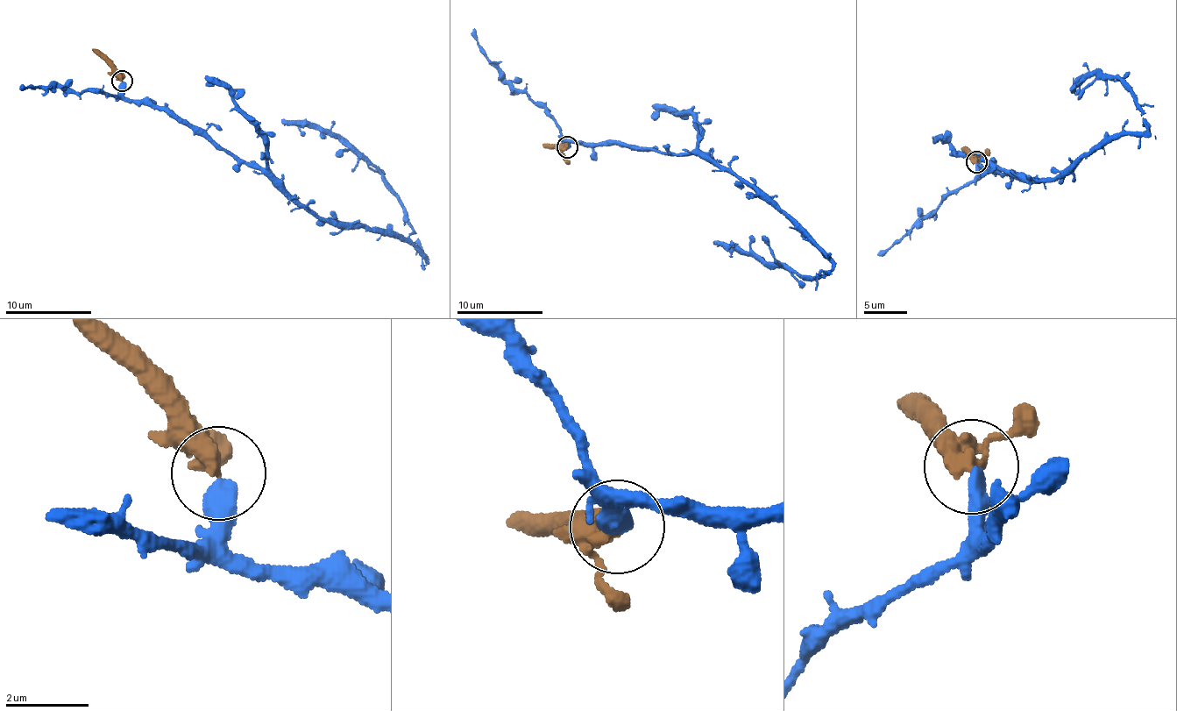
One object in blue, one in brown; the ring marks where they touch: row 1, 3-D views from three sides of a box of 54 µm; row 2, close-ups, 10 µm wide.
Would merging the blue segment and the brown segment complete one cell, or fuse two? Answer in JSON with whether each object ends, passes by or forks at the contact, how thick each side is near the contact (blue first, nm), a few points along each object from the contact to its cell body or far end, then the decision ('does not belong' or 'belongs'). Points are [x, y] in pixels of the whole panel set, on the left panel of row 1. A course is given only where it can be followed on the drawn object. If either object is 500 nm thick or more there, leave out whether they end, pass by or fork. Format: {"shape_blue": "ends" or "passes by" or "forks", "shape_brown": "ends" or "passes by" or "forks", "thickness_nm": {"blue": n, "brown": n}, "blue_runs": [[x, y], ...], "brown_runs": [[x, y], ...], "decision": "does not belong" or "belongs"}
{"shape_blue": "ends", "shape_brown": "ends", "thickness_nm": {"blue": 460, "brown": 460}, "blue_runs": [[123, 81], [124, 97], [200, 127], [320, 216], [424, 256], [394, 191], [351, 147], [281, 118]], "brown_runs": [[123, 81], [93, 50]], "decision": "does not belong"}

